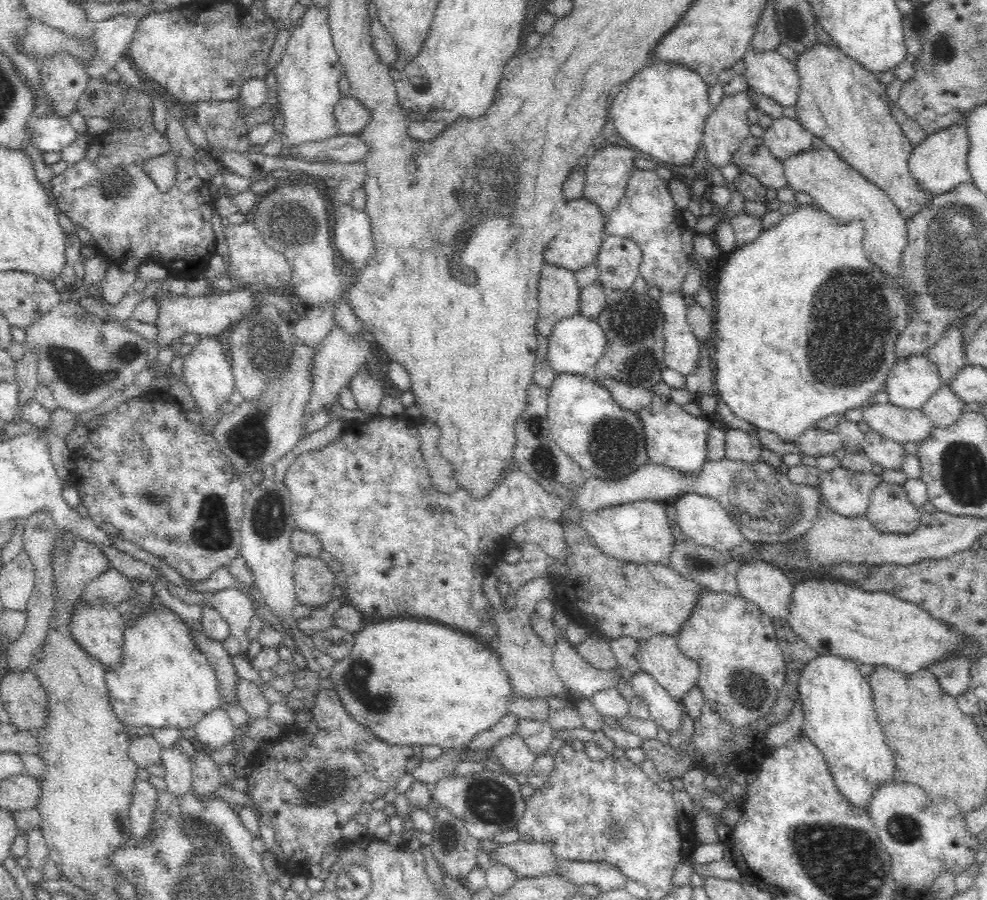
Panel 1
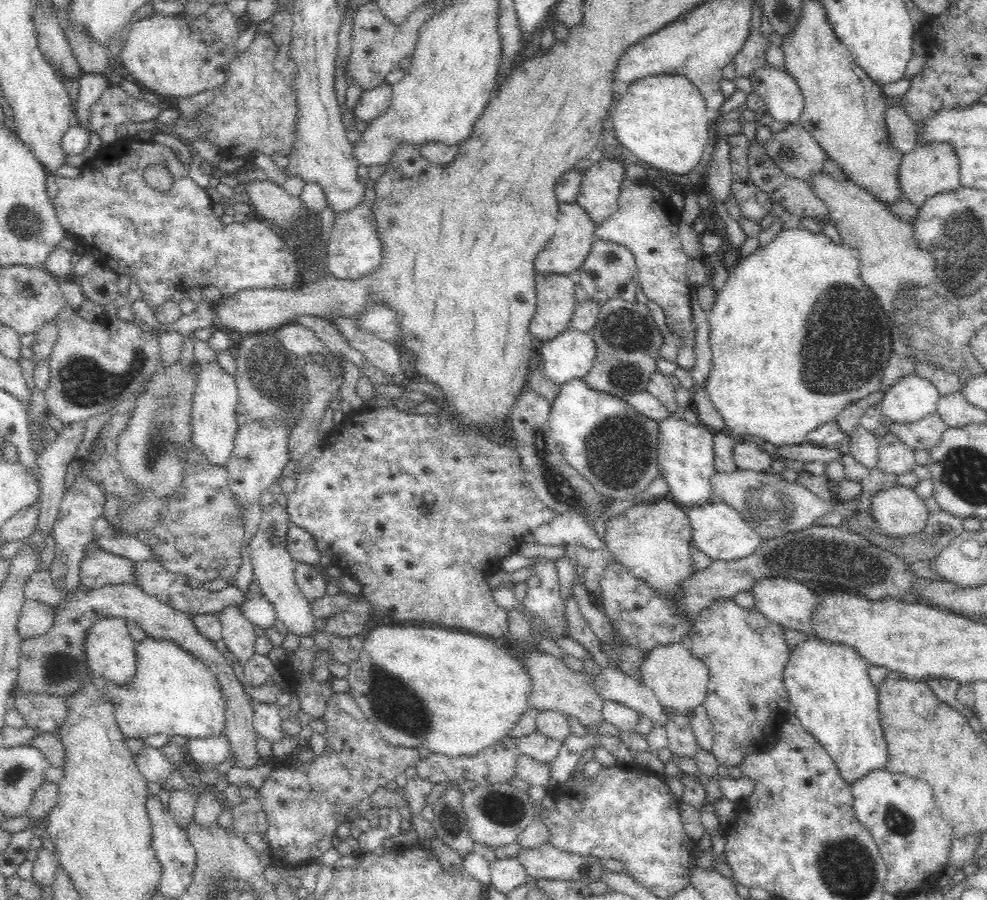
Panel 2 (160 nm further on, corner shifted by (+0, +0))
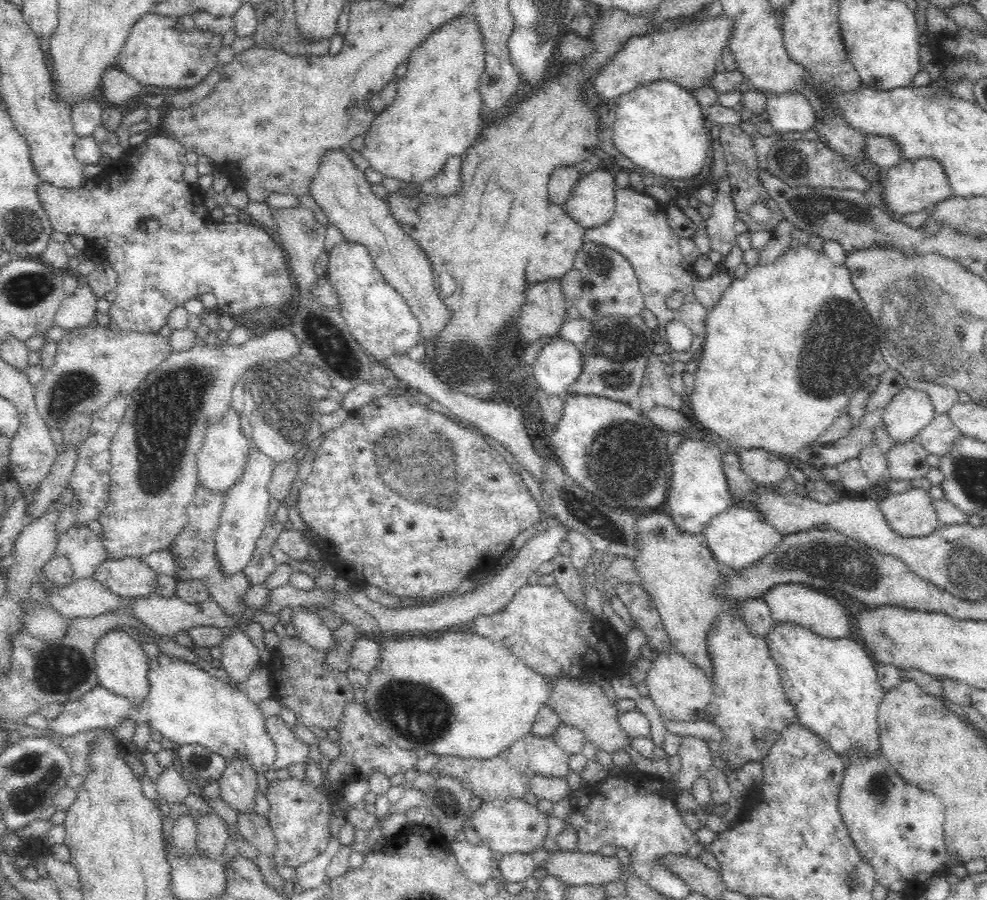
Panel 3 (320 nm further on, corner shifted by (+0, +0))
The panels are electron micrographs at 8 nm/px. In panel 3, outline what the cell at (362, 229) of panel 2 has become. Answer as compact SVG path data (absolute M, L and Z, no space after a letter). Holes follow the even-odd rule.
M345 239L336 245L329 255L326 277L339 296L339 313L352 336L374 362L381 364L382 360L394 354L406 355L410 348L422 342L418 319L404 297L387 283L376 268L364 245Z

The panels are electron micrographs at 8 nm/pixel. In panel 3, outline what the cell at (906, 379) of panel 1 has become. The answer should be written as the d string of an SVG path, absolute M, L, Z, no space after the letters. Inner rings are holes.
M904 387L884 409L883 426L895 445L915 440L916 434L935 417L930 396L923 390Z

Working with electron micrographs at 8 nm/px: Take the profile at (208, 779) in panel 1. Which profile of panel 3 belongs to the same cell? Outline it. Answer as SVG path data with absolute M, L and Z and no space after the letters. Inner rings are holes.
M210 810L210 814L197 818L197 846L208 858L222 860L222 852L229 839L226 821L213 810Z

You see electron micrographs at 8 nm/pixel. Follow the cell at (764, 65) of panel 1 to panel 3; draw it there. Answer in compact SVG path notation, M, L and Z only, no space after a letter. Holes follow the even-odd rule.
M799 92L769 94L767 96L768 121L776 133L804 131L814 126L815 111Z

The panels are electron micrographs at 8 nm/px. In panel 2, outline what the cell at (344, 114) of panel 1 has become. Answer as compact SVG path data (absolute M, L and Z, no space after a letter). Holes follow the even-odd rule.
M384 82L374 89L363 90L361 95L352 115L370 124L390 107L393 98L392 85Z

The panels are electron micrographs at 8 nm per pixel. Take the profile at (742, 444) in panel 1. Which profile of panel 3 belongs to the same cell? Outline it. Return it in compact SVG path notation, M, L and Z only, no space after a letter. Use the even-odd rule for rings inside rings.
M738 448L737 454L742 471L757 485L779 489L779 485L789 476L787 459L766 450Z

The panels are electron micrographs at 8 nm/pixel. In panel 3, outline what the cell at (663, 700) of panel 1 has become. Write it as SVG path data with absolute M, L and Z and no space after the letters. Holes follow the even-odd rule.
M694 736L682 737L677 755L680 756L681 769L673 774L672 779L668 781L669 783L671 781L677 782L680 786L679 790L674 791L676 796L684 791L689 792L696 782L696 778L705 776L708 770L715 766L708 743Z

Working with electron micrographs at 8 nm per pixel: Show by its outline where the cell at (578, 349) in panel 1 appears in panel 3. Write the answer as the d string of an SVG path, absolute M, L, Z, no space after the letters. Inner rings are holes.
M555 335L539 350L530 383L539 386L546 394L555 394L564 400L568 387L579 377L581 370L581 350Z

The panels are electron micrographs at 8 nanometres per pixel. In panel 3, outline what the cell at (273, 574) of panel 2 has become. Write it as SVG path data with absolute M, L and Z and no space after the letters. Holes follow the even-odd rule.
M304 606L294 608L290 625L294 626L297 632L296 638L307 642L312 648L323 653L334 650L336 641L333 630L324 624L317 612L308 611L308 607L304 609Z

